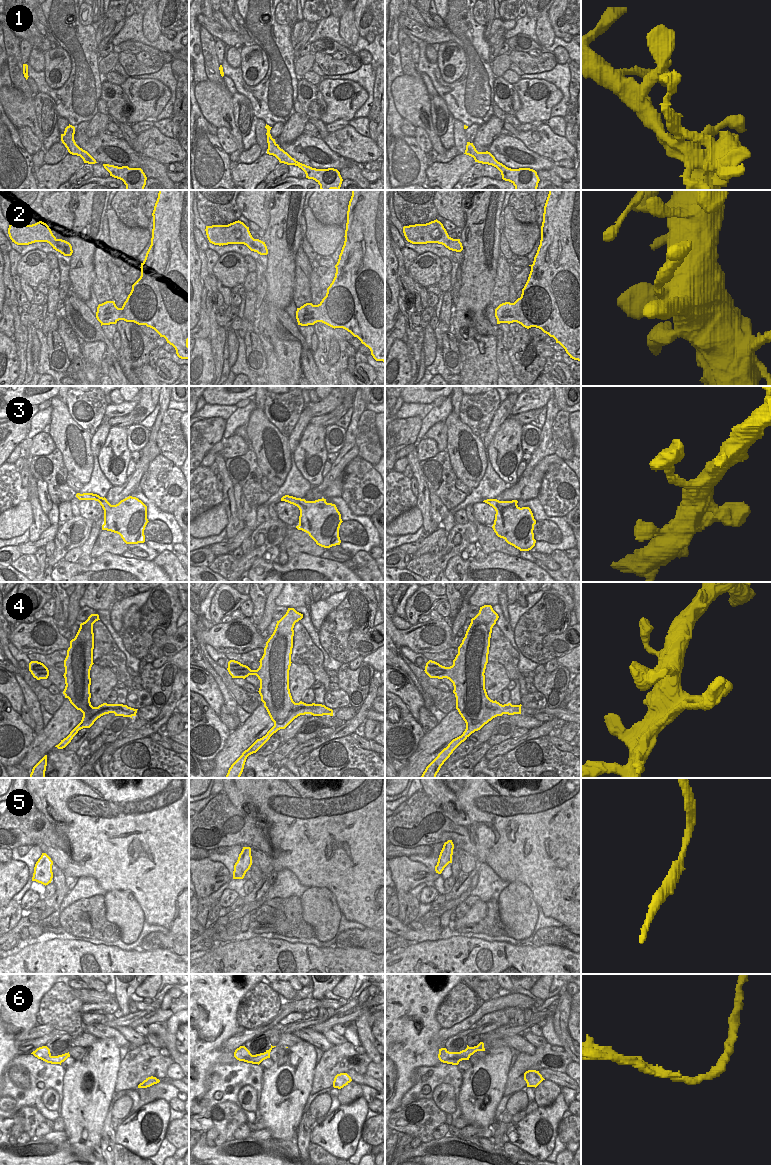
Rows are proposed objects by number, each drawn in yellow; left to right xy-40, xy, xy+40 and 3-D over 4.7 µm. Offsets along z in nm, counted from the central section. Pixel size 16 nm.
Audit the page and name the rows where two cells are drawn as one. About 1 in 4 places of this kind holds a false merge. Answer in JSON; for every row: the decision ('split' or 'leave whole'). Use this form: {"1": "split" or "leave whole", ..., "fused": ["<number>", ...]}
{"1": "split", "2": "leave whole", "3": "leave whole", "4": "leave whole", "5": "leave whole", "6": "split", "fused": ["1", "6"]}

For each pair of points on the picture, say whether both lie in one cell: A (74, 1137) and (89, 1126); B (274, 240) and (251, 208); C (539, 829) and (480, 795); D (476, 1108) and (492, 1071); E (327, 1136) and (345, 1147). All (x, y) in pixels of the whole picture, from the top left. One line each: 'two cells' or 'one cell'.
A: one cell
B: two cells
C: one cell
D: one cell
E: one cell

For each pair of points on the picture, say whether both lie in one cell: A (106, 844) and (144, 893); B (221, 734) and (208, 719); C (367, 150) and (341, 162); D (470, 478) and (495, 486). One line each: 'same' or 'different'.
A: same
B: same
C: different
D: different

